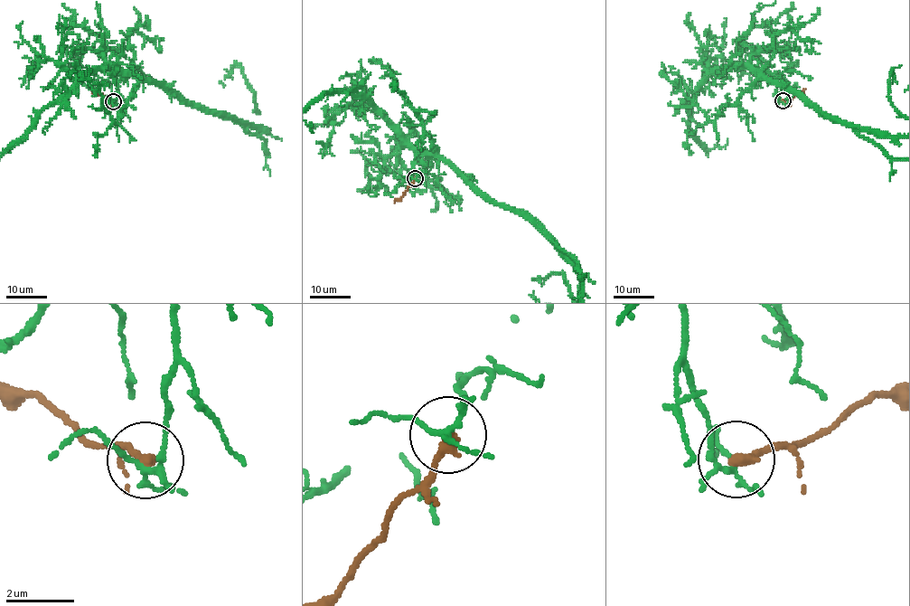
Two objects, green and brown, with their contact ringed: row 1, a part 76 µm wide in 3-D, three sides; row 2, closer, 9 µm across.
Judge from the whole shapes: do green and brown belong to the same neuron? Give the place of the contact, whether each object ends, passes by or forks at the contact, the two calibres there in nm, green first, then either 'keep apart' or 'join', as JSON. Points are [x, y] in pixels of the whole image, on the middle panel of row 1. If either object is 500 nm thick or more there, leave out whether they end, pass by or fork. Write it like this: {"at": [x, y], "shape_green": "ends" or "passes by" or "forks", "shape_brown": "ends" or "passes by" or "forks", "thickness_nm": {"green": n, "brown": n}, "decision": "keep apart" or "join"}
{"at": [415, 178], "shape_green": "forks", "shape_brown": "ends", "thickness_nm": {"green": 130, "brown": 340}, "decision": "keep apart"}

